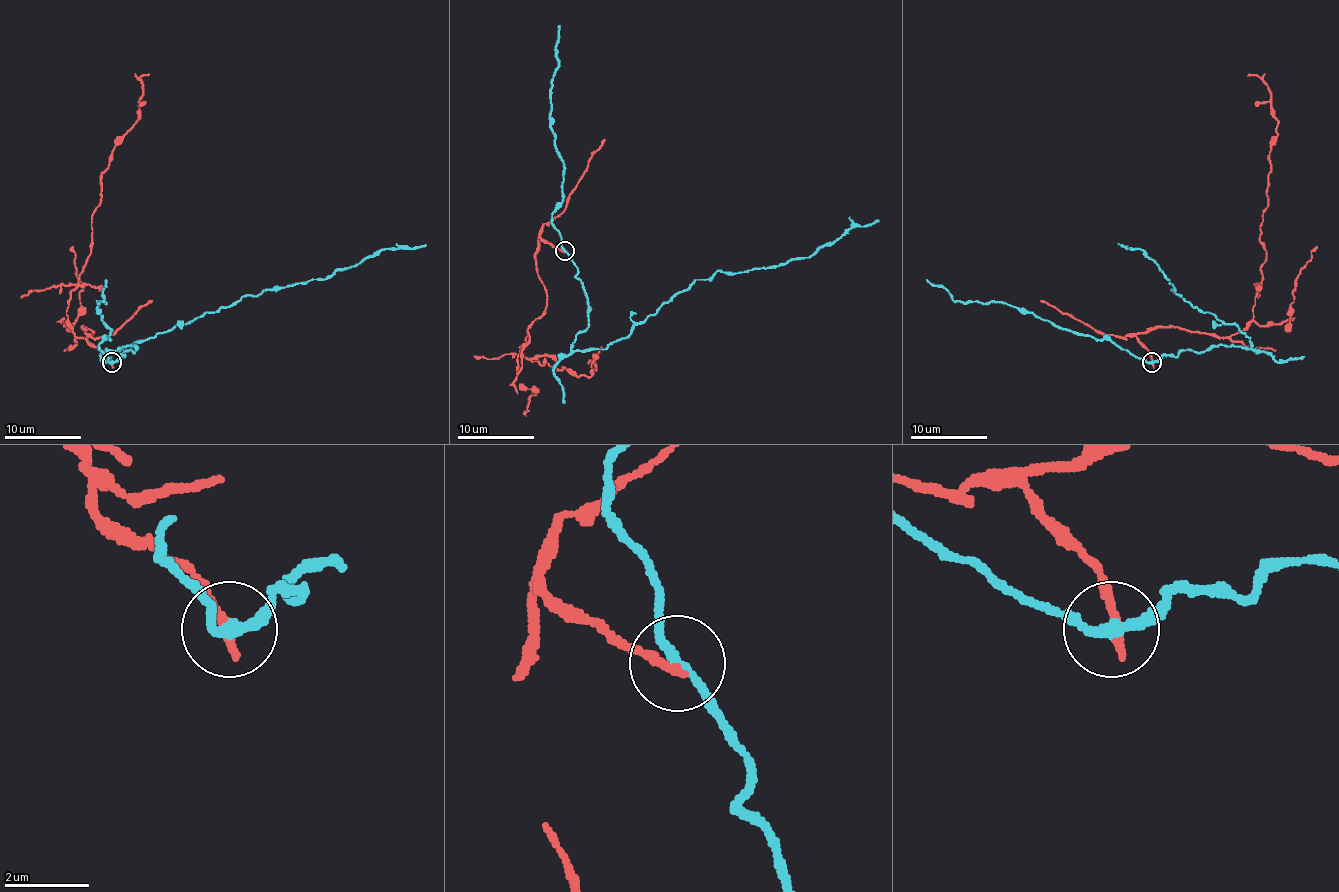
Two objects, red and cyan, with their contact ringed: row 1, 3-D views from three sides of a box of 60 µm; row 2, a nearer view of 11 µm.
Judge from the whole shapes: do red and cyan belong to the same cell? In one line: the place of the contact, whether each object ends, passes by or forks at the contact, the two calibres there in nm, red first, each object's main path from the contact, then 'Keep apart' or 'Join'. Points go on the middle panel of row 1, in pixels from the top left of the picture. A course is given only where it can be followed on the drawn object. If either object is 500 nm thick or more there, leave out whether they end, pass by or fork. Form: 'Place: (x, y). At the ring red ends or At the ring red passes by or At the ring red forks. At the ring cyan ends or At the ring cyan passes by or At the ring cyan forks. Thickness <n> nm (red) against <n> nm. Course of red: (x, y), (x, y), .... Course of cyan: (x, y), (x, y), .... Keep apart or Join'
Place: (564, 250). At the ring red ends. At the ring cyan passes by. Thickness 240 nm (red) against 240 nm. Course of red: (564, 250), (539, 240), (535, 269), (547, 308), (519, 352), (589, 376), (601, 347). Course of cyan: (564, 250), (587, 298), (587, 327), (574, 347), (589, 350), (624, 339), (697, 279), (784, 265), (879, 219). Keep apart

